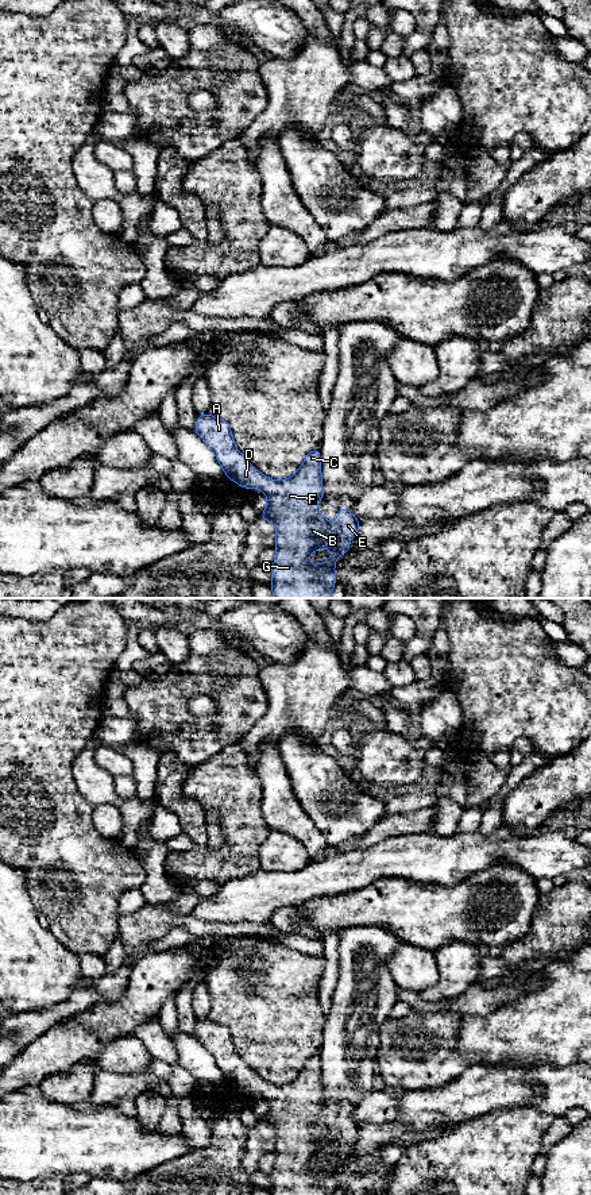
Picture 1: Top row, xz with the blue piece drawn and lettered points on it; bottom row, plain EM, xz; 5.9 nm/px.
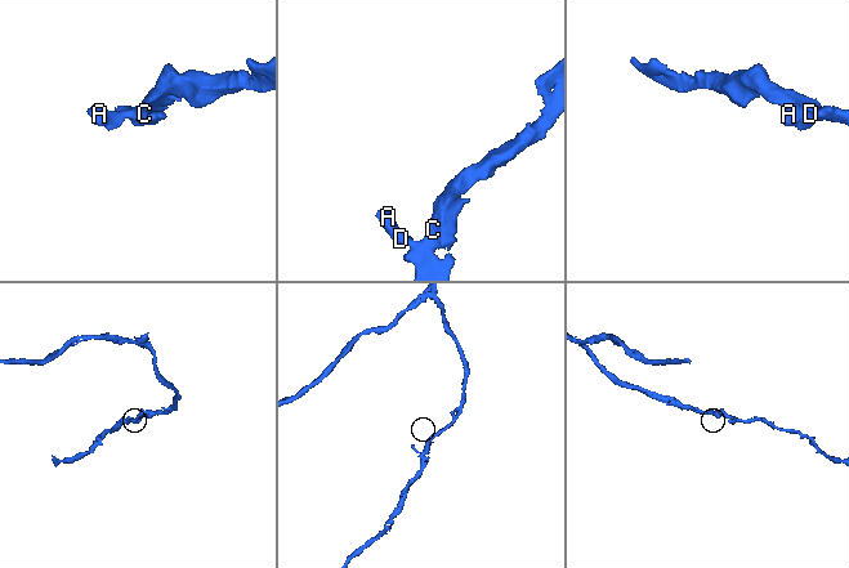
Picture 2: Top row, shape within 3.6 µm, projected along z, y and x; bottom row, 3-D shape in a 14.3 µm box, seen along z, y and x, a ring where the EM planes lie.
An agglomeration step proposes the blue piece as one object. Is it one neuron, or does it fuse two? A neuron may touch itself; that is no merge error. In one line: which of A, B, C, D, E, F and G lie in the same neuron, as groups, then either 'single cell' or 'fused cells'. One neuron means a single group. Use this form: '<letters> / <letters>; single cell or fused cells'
A B C D E F G; single cell

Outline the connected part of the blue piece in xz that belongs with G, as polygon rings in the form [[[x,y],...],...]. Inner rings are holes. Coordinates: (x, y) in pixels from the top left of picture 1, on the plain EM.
[[[209,1018],[200,1019],[194,1037],[215,1057],[225,1082],[242,1092],[260,1094],[267,1100],[260,1125],[266,1123],[277,1132],[271,1195],[333,1195],[335,1168],[351,1154],[348,1146],[356,1141],[360,1126],[347,1110],[333,1127],[328,1127],[317,1114],[317,1107],[324,1103],[318,1053],[305,1061],[291,1083],[274,1086],[239,1057],[227,1026]],[[328,1152],[331,1163],[312,1171],[310,1159]]]

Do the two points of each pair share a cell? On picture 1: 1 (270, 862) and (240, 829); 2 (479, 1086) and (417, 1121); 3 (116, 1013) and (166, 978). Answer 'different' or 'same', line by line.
1: different
2: same
3: same

